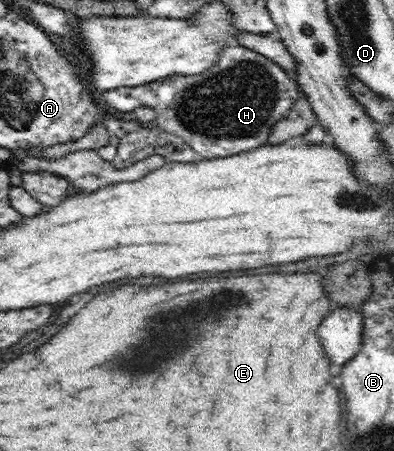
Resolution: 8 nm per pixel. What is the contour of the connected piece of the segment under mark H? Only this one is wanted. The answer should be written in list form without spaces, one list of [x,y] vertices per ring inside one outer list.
[[[240,44],[221,48],[219,61],[202,74],[170,76],[142,86],[126,86],[104,92],[108,105],[120,112],[134,112],[139,106],[155,111],[155,125],[179,136],[195,152],[195,160],[232,156],[238,152],[252,150],[268,140],[272,126],[290,112],[301,94],[298,83],[287,70],[255,50]]]

